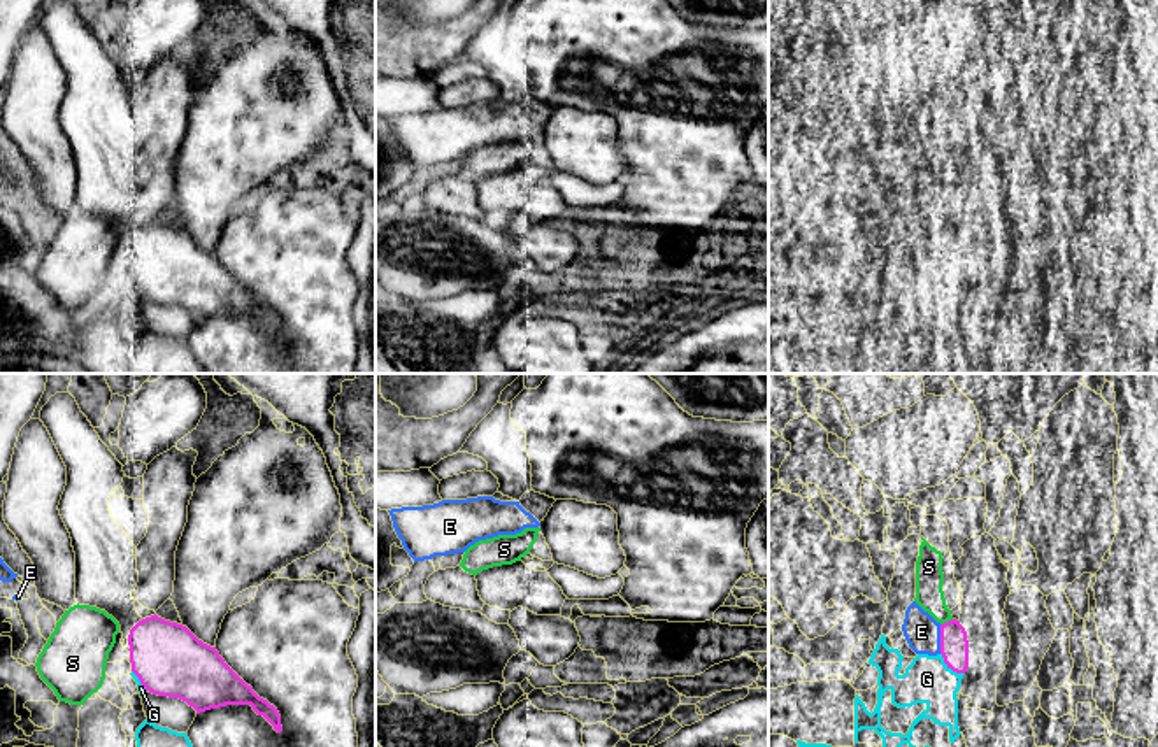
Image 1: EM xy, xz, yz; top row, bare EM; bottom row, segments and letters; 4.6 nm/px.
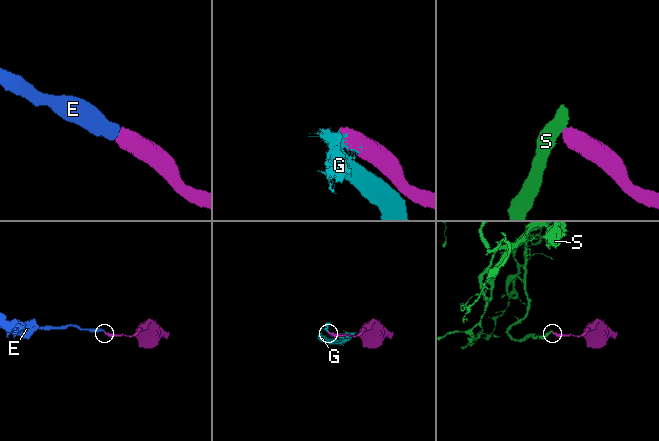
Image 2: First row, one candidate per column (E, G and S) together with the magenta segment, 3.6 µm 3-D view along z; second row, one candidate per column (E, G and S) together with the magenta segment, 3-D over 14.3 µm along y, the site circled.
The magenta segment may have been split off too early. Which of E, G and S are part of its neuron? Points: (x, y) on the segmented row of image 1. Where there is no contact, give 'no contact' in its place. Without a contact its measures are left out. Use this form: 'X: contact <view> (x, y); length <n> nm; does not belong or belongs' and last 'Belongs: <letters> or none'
E: contact yz (941, 639); length 140 nm; belongs
G: contact yz (950, 667); length 150 nm; does not belong
S: contact yz (948, 621); length 70 nm; does not belong
Belongs: E

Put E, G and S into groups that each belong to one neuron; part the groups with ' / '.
E / G / S

